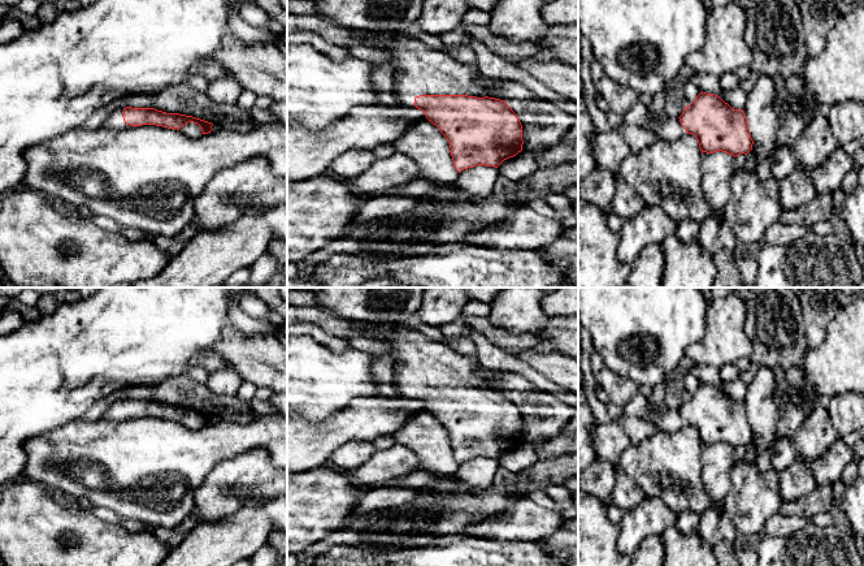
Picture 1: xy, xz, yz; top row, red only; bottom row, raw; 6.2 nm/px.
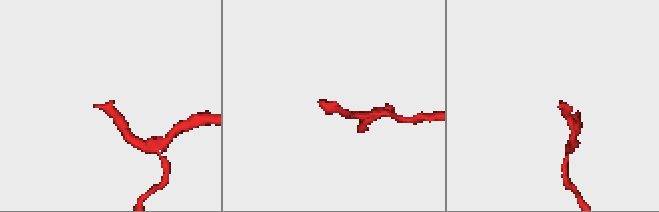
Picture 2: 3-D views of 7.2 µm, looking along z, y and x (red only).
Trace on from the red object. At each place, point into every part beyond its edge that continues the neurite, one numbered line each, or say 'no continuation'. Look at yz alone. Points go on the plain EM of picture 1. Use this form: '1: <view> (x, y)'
1: yz (665, 419)

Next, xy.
1: xy (192, 422)

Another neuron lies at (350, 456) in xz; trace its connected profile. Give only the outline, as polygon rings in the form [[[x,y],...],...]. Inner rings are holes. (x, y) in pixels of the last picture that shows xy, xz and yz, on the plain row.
[[[349,440],[333,451],[327,465],[339,471],[349,472],[368,462],[374,451],[375,448],[372,441]]]

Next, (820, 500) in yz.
[[[833,484],[817,485],[809,494],[794,502],[782,502],[778,510],[782,515],[798,515],[811,520],[816,514],[829,513],[833,504]]]

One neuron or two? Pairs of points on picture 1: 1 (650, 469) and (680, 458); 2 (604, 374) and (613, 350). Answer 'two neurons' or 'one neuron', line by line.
1: one neuron
2: two neurons

